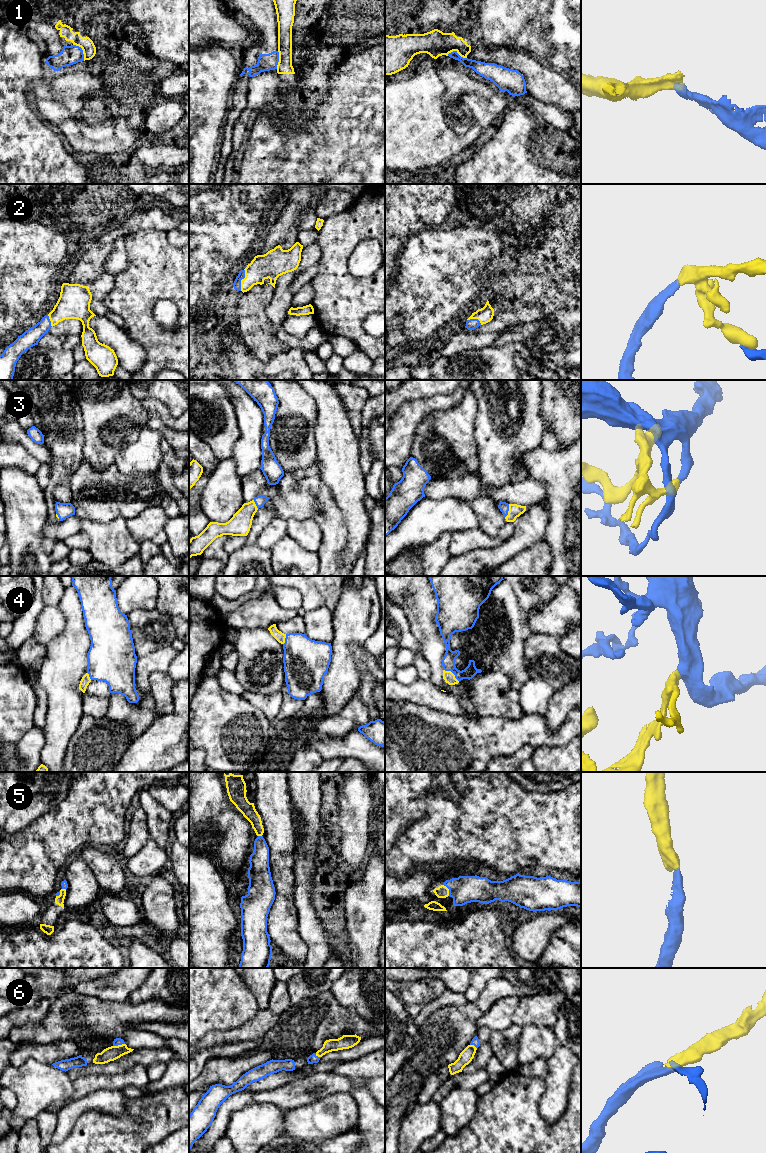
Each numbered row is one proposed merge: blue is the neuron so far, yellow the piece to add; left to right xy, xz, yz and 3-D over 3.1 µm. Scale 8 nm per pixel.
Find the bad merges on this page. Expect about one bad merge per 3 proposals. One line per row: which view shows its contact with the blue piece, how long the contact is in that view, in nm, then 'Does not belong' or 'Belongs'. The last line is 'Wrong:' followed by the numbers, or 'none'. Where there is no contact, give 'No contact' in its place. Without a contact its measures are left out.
1: Touches blue in xy. Shared border 160 nm. Does not belong
2: Touches blue in xz. Shared border 180 nm. Belongs
3: Touches blue in yz. Shared border 120 nm. Belongs
4: Touches blue in yz. Shared border 160 nm. Belongs
5: Touches blue in yz. Shared border 110 nm. Belongs
6: Touches blue in xy. Shared border 100 nm. Belongs
Wrong: 1

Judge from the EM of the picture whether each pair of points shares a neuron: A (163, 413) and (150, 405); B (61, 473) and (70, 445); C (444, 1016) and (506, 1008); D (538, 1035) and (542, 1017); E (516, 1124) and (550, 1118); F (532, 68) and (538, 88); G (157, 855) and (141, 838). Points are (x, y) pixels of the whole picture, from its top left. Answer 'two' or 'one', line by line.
A: one
B: one
C: two
D: two
E: two
F: one
G: two

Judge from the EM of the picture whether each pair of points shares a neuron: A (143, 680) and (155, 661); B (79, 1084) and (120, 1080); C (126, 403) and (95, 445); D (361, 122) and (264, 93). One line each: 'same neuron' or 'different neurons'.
A: same neuron
B: same neuron
C: same neuron
D: different neurons

